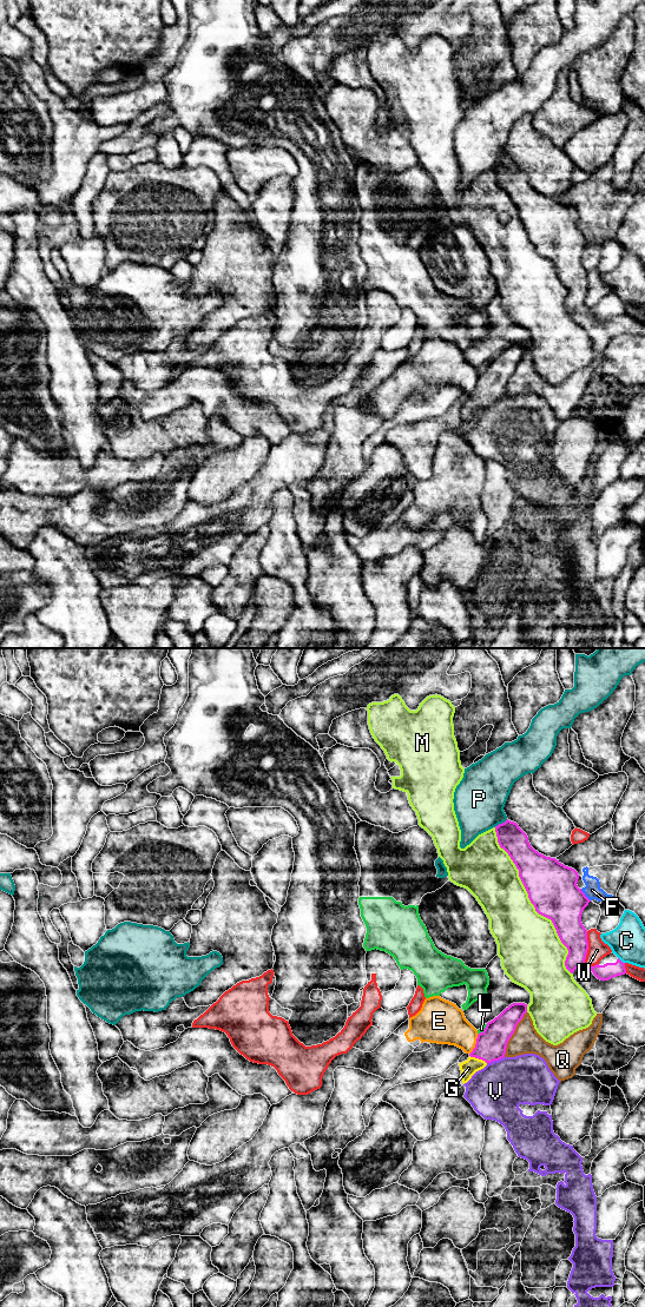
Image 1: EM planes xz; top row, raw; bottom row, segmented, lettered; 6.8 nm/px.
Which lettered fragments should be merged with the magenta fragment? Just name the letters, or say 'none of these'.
G

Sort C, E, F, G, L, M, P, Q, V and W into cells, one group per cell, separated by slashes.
C / E / F / G / L Q / M / P / V / W

